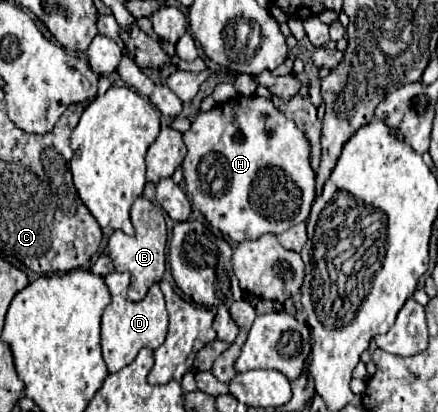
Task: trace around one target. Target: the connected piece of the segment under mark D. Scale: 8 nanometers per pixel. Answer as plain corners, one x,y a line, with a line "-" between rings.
113,272
105,276
105,284
111,292
111,304
103,312
101,318
101,348
103,348
103,358
107,364
109,372
117,372
123,366
131,364
133,358
141,348
159,348
167,336
167,310
165,310
165,300
163,292
159,290
157,284
153,284
147,292
147,296
141,302
129,302
127,300
127,286
129,286
129,276
127,272
119,274

